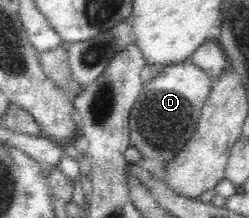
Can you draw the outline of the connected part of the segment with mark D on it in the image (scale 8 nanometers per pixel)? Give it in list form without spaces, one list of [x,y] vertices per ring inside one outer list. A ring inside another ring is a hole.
[[[184,60],[164,66],[154,73],[150,83],[144,83],[130,111],[129,142],[141,154],[141,159],[153,159],[165,165],[196,133],[201,109],[210,93],[213,79],[194,63]]]

